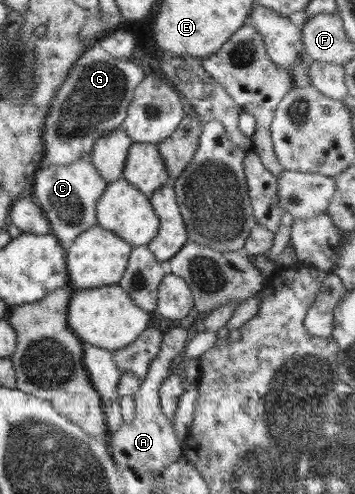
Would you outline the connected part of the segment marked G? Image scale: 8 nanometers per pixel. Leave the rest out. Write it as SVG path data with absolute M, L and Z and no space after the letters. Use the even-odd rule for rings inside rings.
M92 43L75 61L50 102L42 133L43 163L67 168L81 157L90 157L97 138L121 127L135 87L145 76L137 64L115 58L97 43Z

